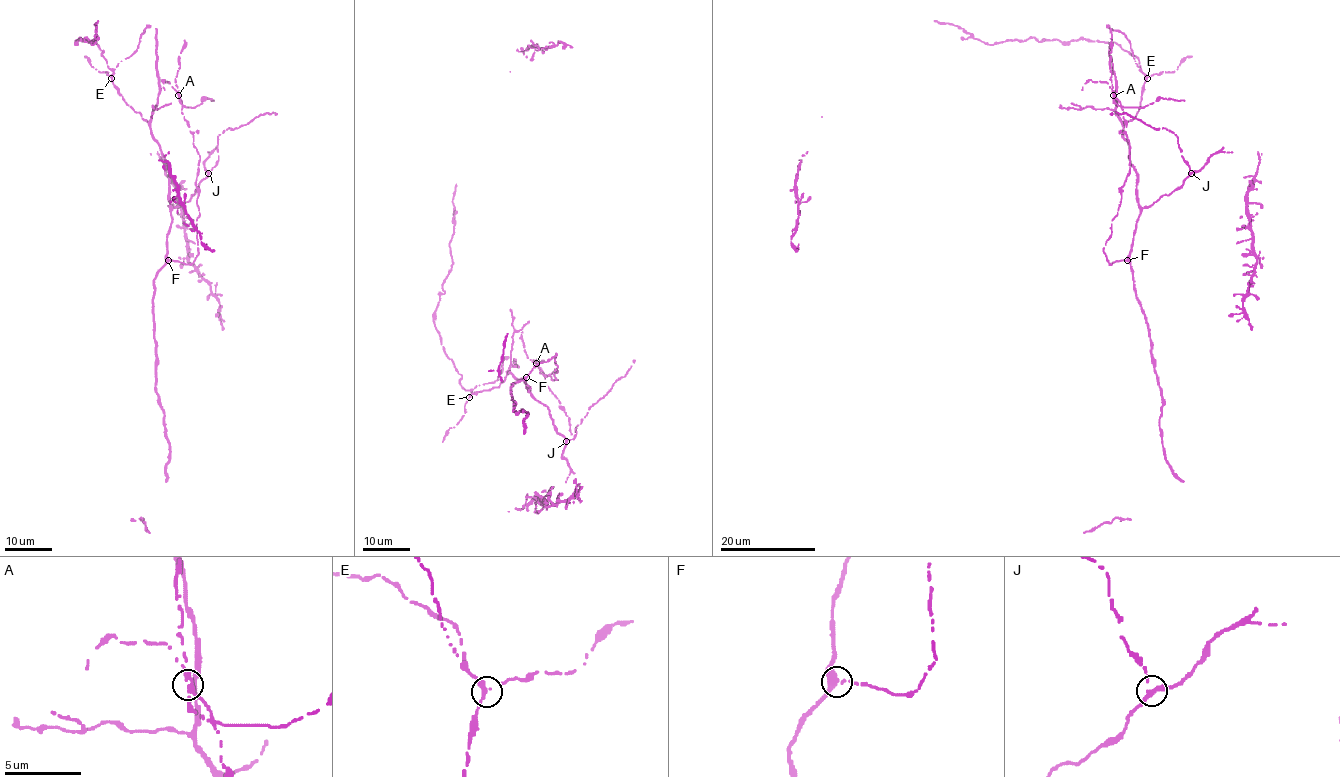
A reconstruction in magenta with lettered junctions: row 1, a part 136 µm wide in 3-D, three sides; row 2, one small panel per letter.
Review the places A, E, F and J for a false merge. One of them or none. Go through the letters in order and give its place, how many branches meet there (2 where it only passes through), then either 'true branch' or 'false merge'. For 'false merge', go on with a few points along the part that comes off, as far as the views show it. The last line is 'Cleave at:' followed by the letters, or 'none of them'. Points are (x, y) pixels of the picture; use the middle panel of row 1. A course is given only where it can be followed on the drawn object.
A: (536, 363) | 3 | false merge | (536, 363), (559, 407), (569, 417), (571, 434)
E: (469, 397) | 3 | true branch
F: (526, 377) | 3 | true branch
J: (566, 441) | 3 | true branch
Cleave at: A

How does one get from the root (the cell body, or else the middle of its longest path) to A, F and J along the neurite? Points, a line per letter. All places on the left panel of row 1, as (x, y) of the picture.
A: (114, 74), (114, 86), (150, 125), (167, 164), (167, 258), (191, 264), (199, 253), (200, 156), (178, 94)
F: (114, 74), (114, 86), (125, 103), (150, 125), (150, 133), (167, 164), (172, 215), (167, 235), (168, 260)
J: (114, 74), (111, 80), (117, 92), (150, 125), (169, 174), (169, 205), (174, 208), (187, 202), (208, 173)

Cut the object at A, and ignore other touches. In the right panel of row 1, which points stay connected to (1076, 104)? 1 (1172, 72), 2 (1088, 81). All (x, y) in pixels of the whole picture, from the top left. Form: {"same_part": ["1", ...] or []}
{"same_part": ["1"]}

